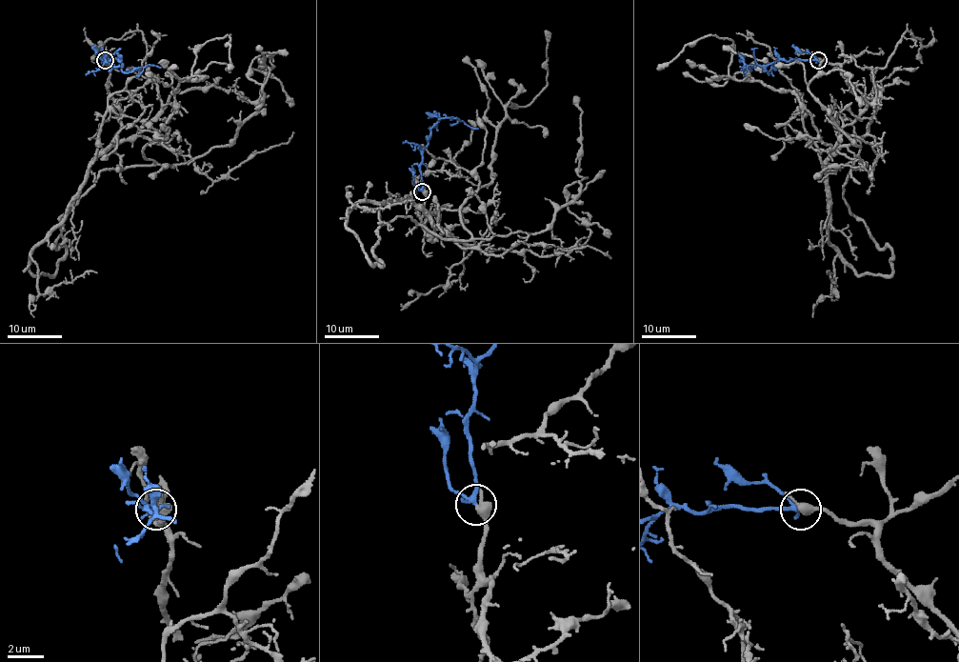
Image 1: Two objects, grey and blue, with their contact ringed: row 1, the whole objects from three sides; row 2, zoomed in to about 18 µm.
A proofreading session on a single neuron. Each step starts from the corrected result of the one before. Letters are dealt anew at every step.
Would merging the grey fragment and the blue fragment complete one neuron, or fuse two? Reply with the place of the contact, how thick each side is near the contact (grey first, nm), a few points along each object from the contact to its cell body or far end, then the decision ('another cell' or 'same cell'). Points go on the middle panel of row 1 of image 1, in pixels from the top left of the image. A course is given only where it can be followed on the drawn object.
at (422, 191); 380 nm thick on the grey side, 240 nm on the other; grey runs (422, 190), (430, 240), (409, 196), (451, 161), (479, 180), (475, 238), (544, 231), (587, 178), (575, 95); blue runs (422, 190), (422, 149), (428, 143), (430, 129), (444, 117), (454, 117), (477, 129); same cell

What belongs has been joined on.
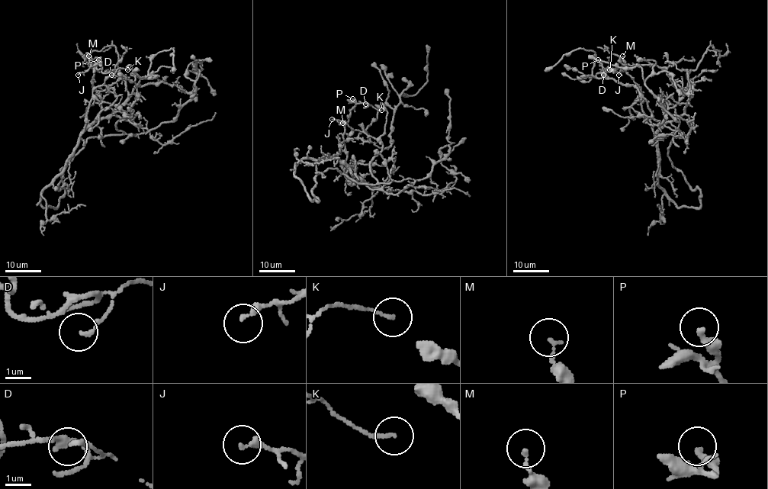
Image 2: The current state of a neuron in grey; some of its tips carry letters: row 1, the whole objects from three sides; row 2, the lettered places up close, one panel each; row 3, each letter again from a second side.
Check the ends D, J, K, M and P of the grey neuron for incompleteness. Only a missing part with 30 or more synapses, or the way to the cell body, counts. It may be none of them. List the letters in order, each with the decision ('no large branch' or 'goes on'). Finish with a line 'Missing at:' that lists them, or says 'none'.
D: no large branch
J: no large branch
K: no large branch
M: no large branch
P: no large branch
Missing at: none

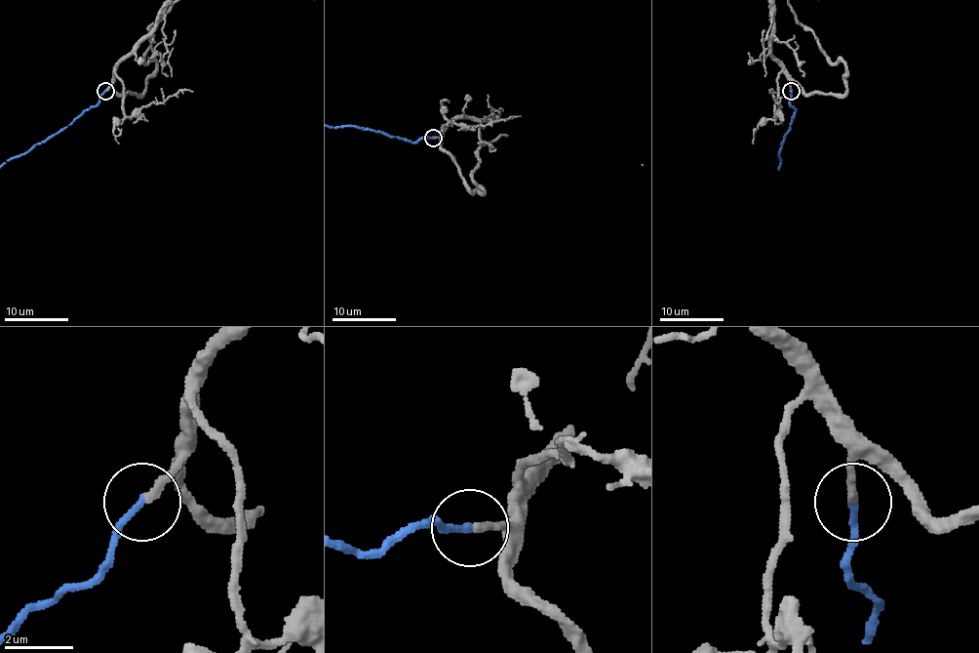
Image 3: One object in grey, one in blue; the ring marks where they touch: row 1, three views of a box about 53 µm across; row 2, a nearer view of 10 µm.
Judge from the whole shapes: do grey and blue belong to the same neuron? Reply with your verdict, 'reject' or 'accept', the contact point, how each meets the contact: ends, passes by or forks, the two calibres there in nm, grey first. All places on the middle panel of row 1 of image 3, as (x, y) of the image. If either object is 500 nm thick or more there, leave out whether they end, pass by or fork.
accept; place (433, 138); grey ends; blue ends; calibres 240 and 200 nm

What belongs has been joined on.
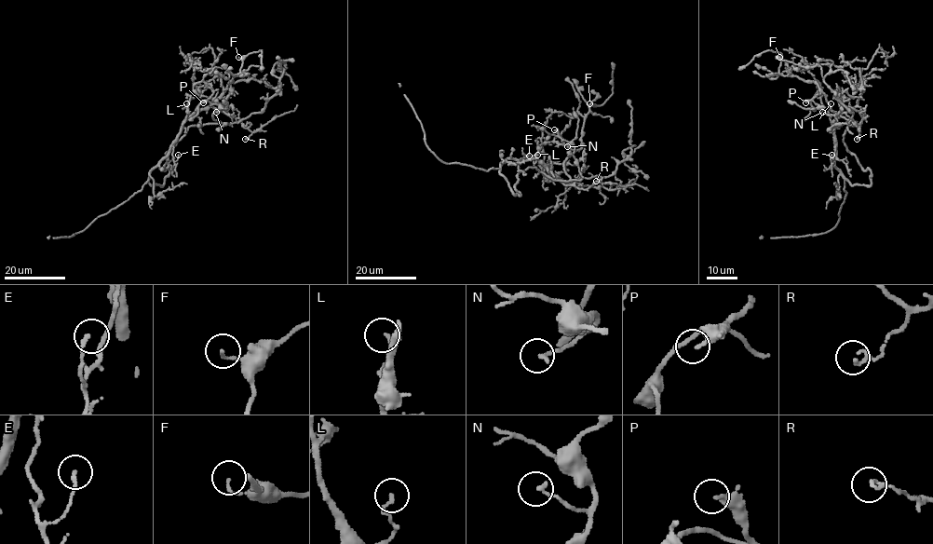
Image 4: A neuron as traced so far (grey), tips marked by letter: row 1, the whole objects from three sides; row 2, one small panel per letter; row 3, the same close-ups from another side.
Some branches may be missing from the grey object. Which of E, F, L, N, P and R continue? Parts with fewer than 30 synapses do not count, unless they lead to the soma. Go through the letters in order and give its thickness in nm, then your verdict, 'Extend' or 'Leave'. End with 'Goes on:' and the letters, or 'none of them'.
E: Thickness 150 nm. Leave
F: Thickness 100 nm. Leave
L: Thickness 150 nm. Leave
N: Thickness 140 nm. Leave
P: Thickness 280 nm. Leave
R: Thickness 150 nm. Leave
Goes on: none of them

